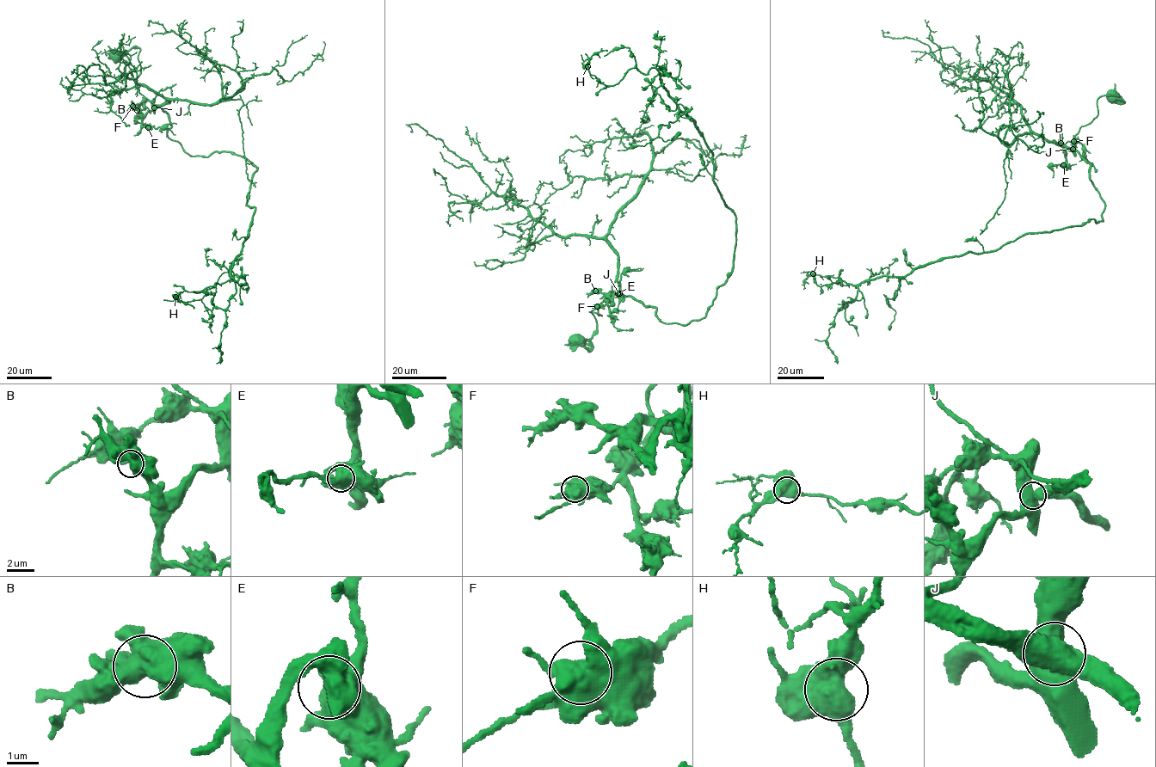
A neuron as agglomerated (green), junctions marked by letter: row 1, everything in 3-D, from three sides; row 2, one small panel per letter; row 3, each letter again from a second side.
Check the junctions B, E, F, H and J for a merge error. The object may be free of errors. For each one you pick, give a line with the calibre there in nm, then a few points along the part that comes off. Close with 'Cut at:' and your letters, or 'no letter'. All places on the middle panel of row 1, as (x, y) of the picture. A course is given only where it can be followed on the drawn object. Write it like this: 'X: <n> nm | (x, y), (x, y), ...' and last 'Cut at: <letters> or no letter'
J: 650 nm | (618, 293), (611, 292), (610, 297), (611, 298), (620, 290), (623, 273), (643, 267)
Cut at: J

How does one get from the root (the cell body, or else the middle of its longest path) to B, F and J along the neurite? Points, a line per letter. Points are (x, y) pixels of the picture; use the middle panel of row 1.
B: (578, 340), (593, 337), (596, 319), (591, 312), (602, 316), (598, 314), (598, 304), (617, 294), (595, 291)
F: (578, 340), (593, 337), (596, 319), (591, 312), (602, 316), (597, 305), (606, 298), (605, 304), (597, 306)
J: (578, 340), (593, 337), (596, 319), (591, 312), (602, 316), (598, 314), (598, 304), (607, 297), (618, 293)

